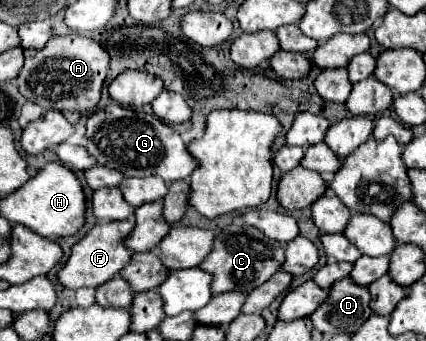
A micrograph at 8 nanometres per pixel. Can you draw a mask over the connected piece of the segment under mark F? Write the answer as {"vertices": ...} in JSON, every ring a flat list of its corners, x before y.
{"vertices":[[133,219,93,225,93,229,79,243,73,245,67,265,63,269,59,269,59,273,57,273,59,283,67,289,81,289,81,287,99,287,101,283,113,279,113,275,117,275,123,269,123,265,127,265,127,261,129,261,131,253,123,247,121,239,133,227,135,227]]}

